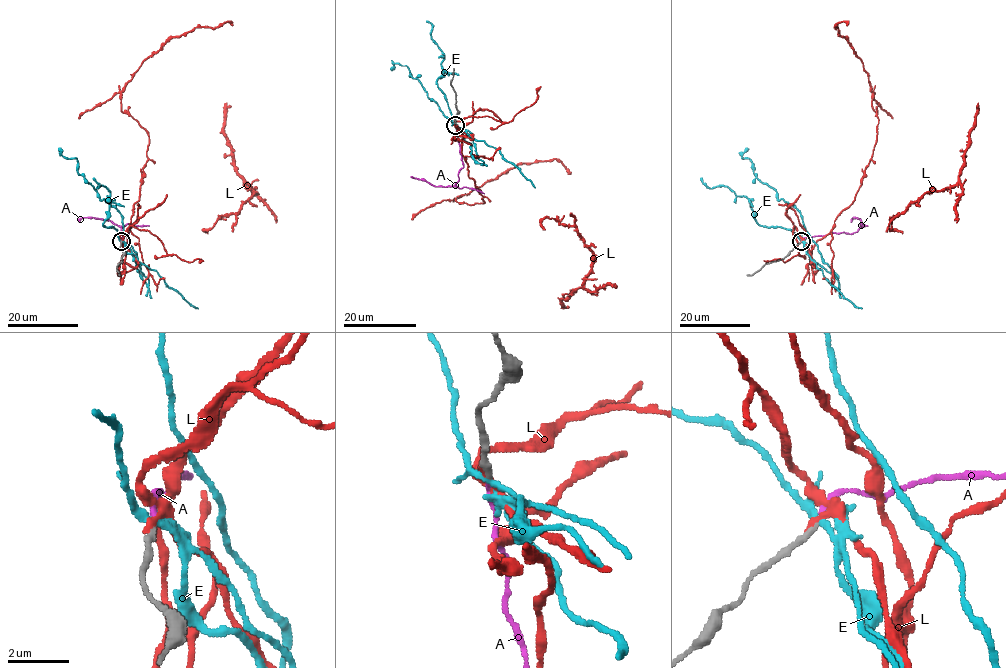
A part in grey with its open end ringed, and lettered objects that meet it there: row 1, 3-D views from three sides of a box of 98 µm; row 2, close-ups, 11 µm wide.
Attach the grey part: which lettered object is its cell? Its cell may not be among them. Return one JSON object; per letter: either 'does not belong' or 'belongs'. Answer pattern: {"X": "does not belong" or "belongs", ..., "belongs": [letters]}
{"A": "belongs", "E": "does not belong", "L": "does not belong", "belongs": ["A"]}

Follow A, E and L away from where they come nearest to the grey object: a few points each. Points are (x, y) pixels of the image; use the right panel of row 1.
A: (802, 241), (805, 237), (856, 232), (861, 219), (853, 218), (851, 222)
E: (801, 241), (839, 285), (803, 216), (778, 199), (753, 173), (752, 162), (742, 157), (747, 147)
L: (800, 242), (810, 250), (830, 232), (854, 199), (876, 144), (878, 117), (869, 74), (834, 26), (847, 25)

